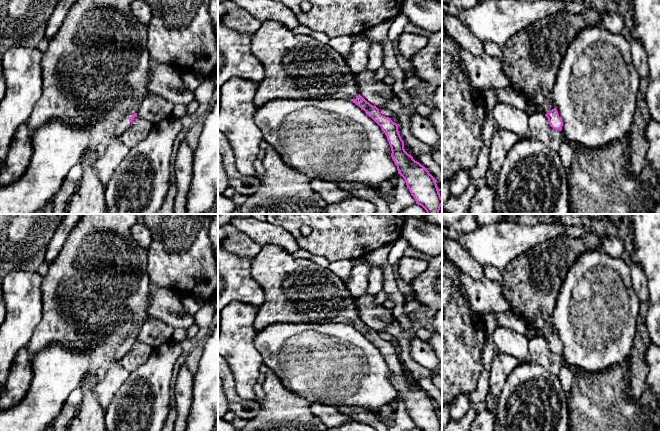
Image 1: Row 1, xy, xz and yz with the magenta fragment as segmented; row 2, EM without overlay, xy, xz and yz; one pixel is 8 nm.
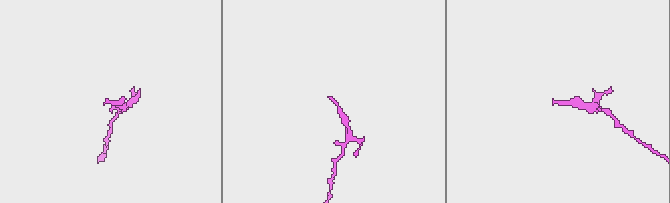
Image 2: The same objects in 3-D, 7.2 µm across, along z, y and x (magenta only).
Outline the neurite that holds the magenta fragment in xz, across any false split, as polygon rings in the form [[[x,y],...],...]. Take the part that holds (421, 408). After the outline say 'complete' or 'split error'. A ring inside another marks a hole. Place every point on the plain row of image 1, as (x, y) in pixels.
[[[275,243],[262,246],[252,259],[250,271],[264,291],[264,302],[258,308],[254,323],[257,332],[278,322],[352,325],[385,357],[398,398],[404,402],[416,428],[442,430],[434,401],[405,375],[398,349],[360,319],[356,300],[344,280],[329,268],[296,258]]]; split error

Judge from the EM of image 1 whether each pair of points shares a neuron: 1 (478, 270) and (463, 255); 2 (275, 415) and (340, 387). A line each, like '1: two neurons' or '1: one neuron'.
1: one neuron
2: two neurons

